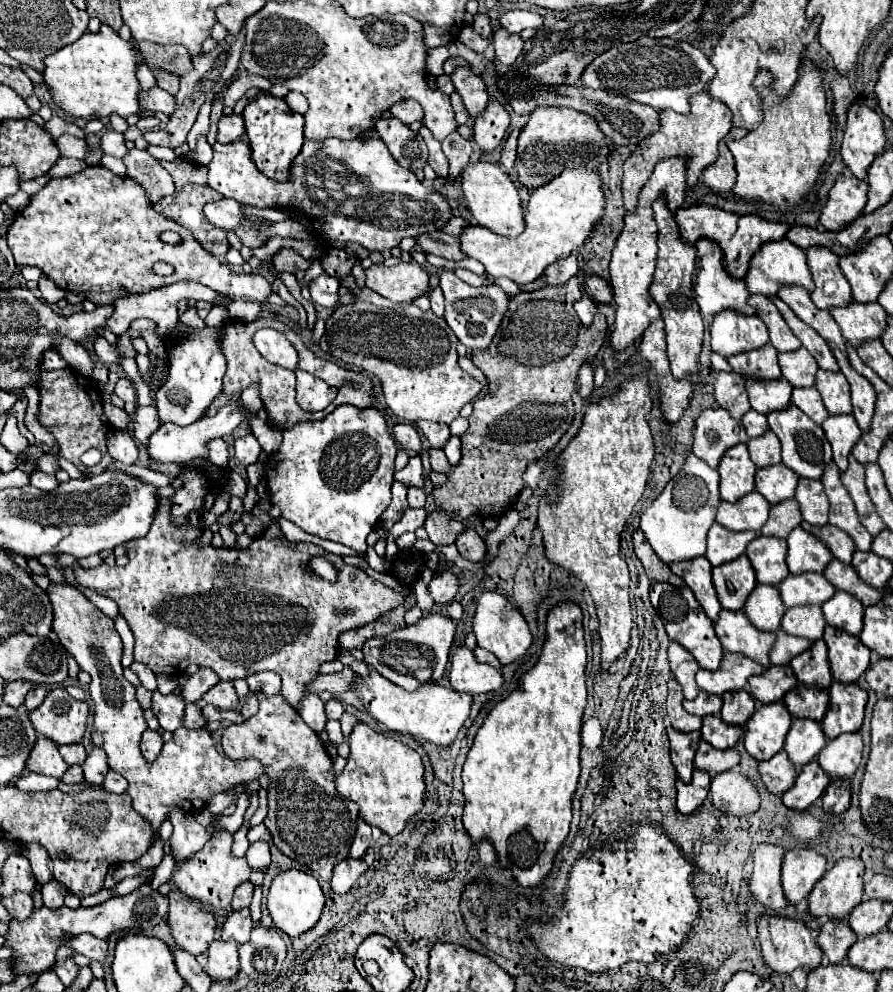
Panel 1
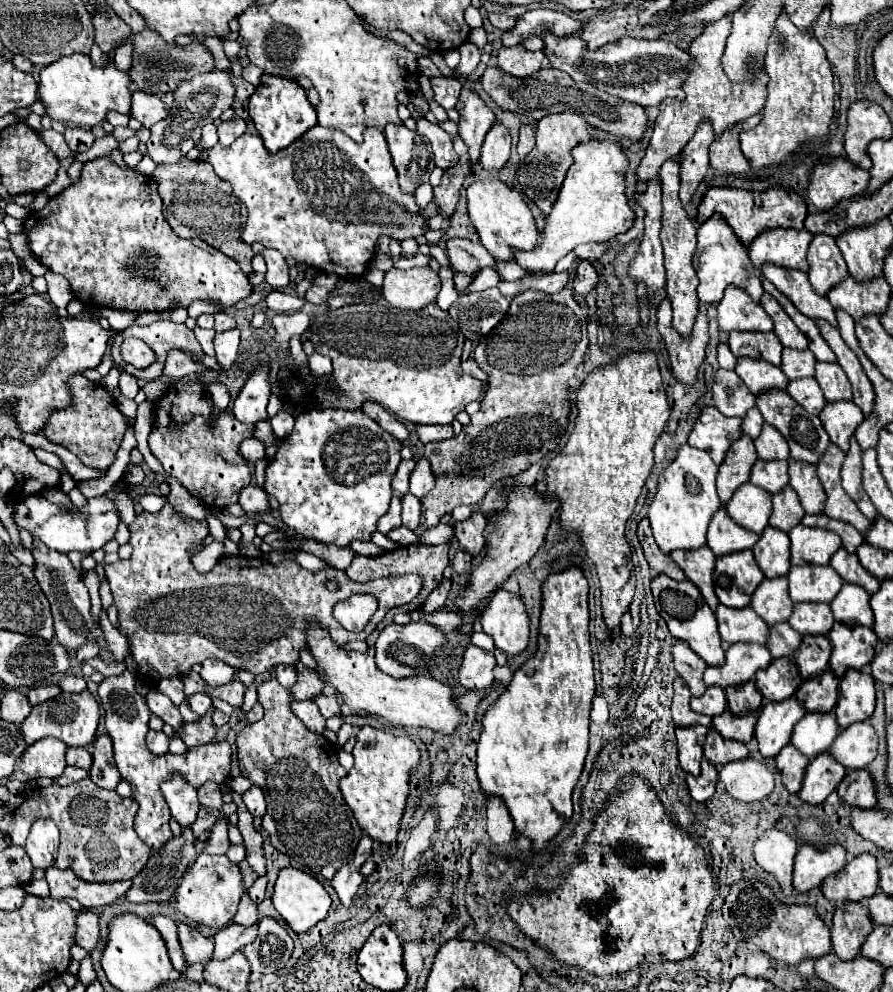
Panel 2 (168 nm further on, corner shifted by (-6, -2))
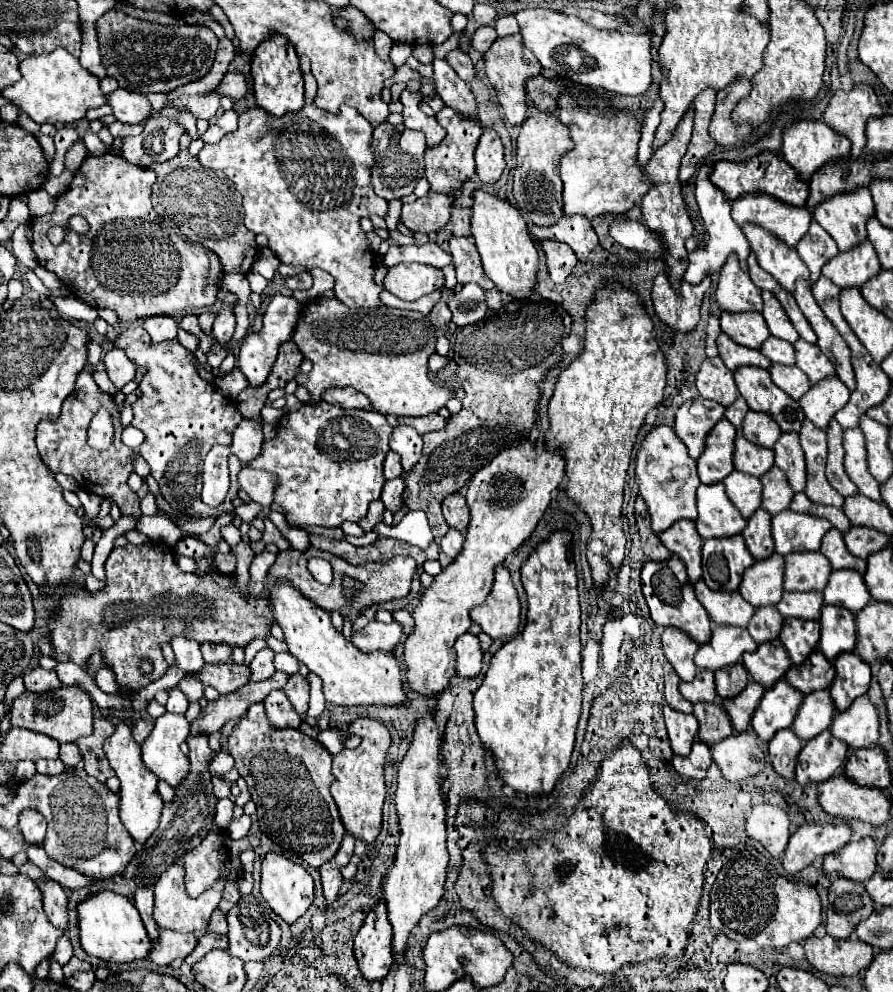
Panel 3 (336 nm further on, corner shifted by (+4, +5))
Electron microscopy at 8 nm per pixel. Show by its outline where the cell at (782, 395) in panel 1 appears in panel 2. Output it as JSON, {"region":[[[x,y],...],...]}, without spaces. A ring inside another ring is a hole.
{"region":[[[737,360],[737,368],[735,372],[741,376],[741,380],[745,382],[745,386],[755,394],[765,394],[769,390],[785,390],[789,380],[787,376],[781,372],[781,368],[771,366],[763,360]]]}

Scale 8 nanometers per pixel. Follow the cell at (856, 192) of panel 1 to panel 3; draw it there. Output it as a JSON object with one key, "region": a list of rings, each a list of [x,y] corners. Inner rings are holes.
{"region":[[[803,119],[803,121],[791,123],[789,127],[783,129],[781,153],[783,153],[785,161],[793,169],[797,169],[803,179],[809,179],[817,169],[821,169],[821,165],[825,165],[829,161],[837,161],[837,157],[849,157],[849,149],[851,149],[851,143],[843,135],[833,131],[829,125],[825,125],[823,121]]]}

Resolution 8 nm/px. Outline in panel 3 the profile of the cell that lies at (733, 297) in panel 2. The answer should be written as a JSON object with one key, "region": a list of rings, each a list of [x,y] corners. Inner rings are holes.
{"region":[[[729,255],[727,263],[719,273],[717,283],[717,303],[723,311],[741,313],[741,311],[761,311],[763,299],[761,289],[751,281],[749,273],[739,267],[737,255]]]}

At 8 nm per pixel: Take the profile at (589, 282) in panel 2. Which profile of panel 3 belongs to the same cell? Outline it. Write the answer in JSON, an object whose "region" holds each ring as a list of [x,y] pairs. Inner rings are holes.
{"region":[[[545,239],[545,241],[539,241],[539,243],[541,243],[541,249],[547,257],[547,269],[549,269],[551,281],[563,283],[571,275],[575,263],[577,263],[575,253],[565,243],[559,243],[559,241]]]}

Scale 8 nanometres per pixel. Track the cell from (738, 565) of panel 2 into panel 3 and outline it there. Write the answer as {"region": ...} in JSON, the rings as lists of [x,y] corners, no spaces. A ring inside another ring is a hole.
{"region":[[[741,535],[707,539],[703,543],[703,579],[709,589],[737,591],[743,571],[753,561]]]}

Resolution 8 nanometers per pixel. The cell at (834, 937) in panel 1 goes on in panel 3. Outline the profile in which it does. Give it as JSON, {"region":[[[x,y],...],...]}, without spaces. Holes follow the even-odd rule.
{"region":[[[837,877],[829,887],[829,905],[827,905],[827,933],[835,939],[847,939],[859,921],[873,913],[873,899],[865,891],[865,885],[859,881],[851,881],[845,877]]]}

